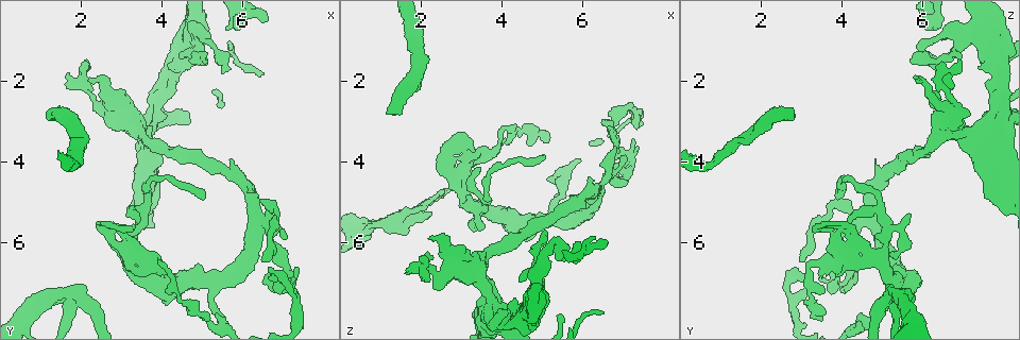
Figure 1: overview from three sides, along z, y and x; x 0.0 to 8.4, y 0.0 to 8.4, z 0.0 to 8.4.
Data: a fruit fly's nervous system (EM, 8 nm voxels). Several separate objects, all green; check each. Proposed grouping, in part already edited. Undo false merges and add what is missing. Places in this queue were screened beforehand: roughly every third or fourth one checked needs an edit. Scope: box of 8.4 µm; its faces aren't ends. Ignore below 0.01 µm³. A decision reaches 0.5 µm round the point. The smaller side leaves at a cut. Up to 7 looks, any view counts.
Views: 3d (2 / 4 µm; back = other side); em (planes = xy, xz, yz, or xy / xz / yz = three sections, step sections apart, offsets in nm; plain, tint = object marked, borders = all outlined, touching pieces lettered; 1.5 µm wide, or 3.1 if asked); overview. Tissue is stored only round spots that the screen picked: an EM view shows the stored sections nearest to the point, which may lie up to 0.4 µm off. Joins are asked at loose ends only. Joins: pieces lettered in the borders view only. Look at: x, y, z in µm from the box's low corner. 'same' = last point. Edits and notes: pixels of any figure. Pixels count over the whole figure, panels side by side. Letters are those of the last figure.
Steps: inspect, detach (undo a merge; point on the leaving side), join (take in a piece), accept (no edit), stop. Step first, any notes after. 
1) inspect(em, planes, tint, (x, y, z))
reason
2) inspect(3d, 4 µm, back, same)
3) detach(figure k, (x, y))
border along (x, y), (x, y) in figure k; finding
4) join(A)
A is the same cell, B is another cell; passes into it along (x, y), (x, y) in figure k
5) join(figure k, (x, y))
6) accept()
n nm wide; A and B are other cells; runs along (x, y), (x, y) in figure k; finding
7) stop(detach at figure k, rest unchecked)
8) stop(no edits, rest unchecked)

inspect(3d, 4 µm, (1.20, 2.95, 2.80))
thick end

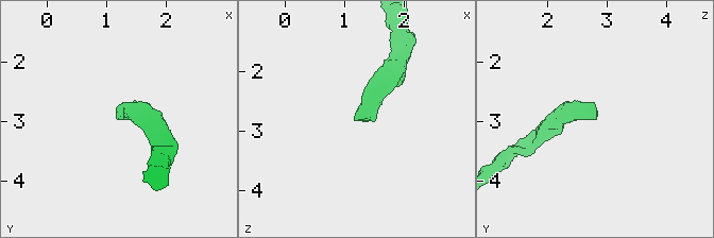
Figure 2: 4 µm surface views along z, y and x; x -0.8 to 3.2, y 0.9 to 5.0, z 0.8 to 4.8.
inspect(em, xz, step 4, borders, (1.20, 2.90, 2.85))
shape alone is not enough

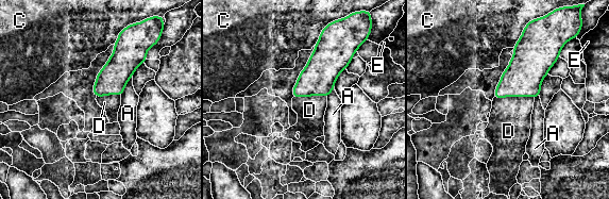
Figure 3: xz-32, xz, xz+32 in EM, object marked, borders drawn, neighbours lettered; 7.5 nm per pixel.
inspect(em, planes, borders, same)

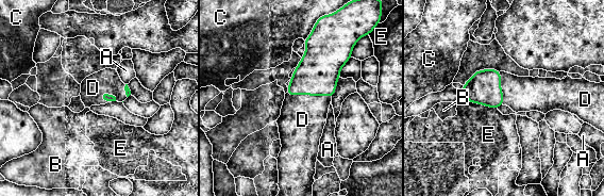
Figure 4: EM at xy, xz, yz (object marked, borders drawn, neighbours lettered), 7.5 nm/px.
join(D)
D touches over 340 nm; D is the same cell, A, B, C and E are other cells; it goes on there

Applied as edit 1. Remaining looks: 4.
inspect(3d, 2 µm, back, (1.30, 7.35, 5.55))

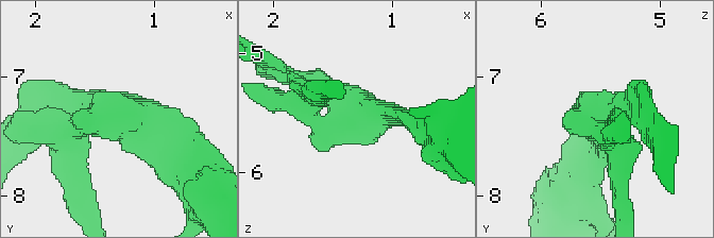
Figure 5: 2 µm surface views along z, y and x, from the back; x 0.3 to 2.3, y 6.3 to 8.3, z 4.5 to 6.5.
inspect(em, planes, borders, (1.30, 7.32, 5.50))

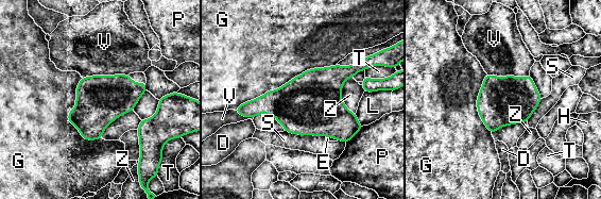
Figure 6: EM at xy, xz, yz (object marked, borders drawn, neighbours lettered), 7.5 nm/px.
accept()
360 nm wide; D, E, G, H, L, P, S, T, V and Z are other cells; border along (127, 73), (91, 75), (82, 78) in figure 6; continuous, no second cell

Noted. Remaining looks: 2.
inspect(em, yz, step 4, borders, (3.95, 6.75, 3.70))
touches itself

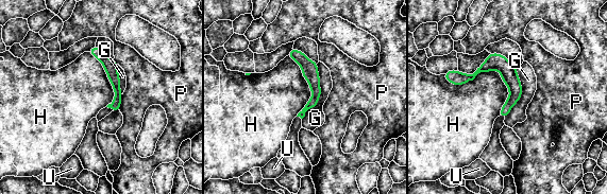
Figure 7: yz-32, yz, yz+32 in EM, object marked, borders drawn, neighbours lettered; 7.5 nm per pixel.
accept()
G, H, P and U are other cells; border along (318, 63), (321, 94), (302, 119) in figure 7; one cell here

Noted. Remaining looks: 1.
stop(join at figure 4, rest unchecked)

